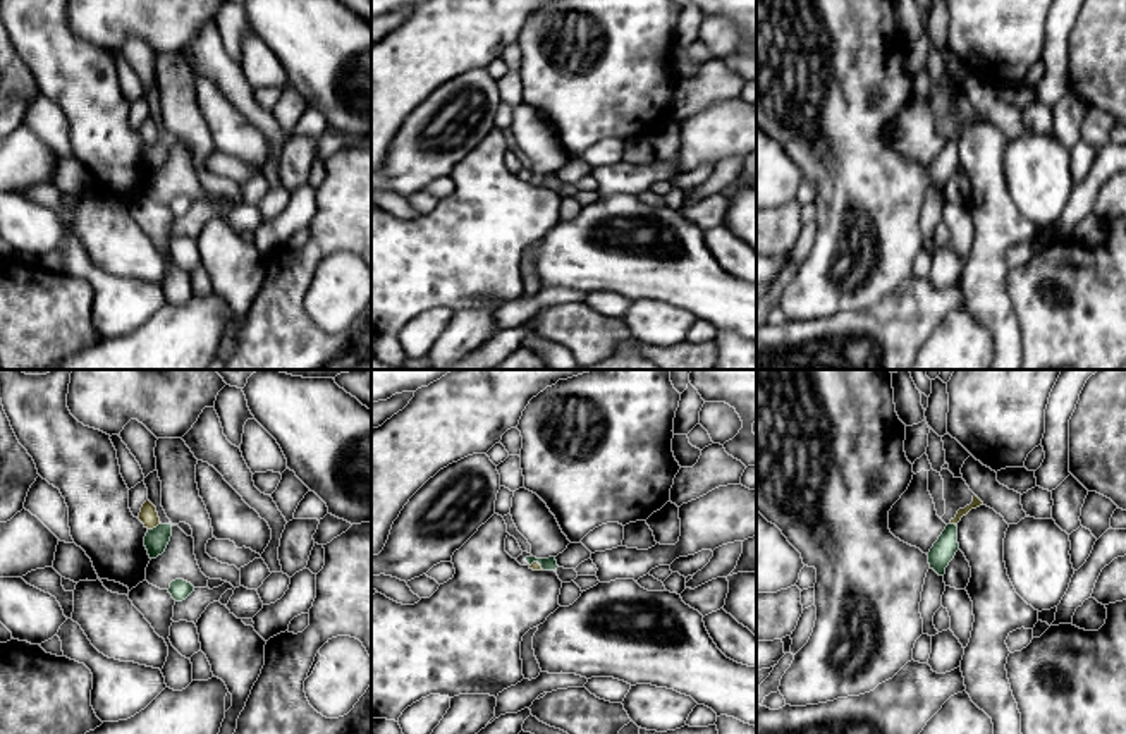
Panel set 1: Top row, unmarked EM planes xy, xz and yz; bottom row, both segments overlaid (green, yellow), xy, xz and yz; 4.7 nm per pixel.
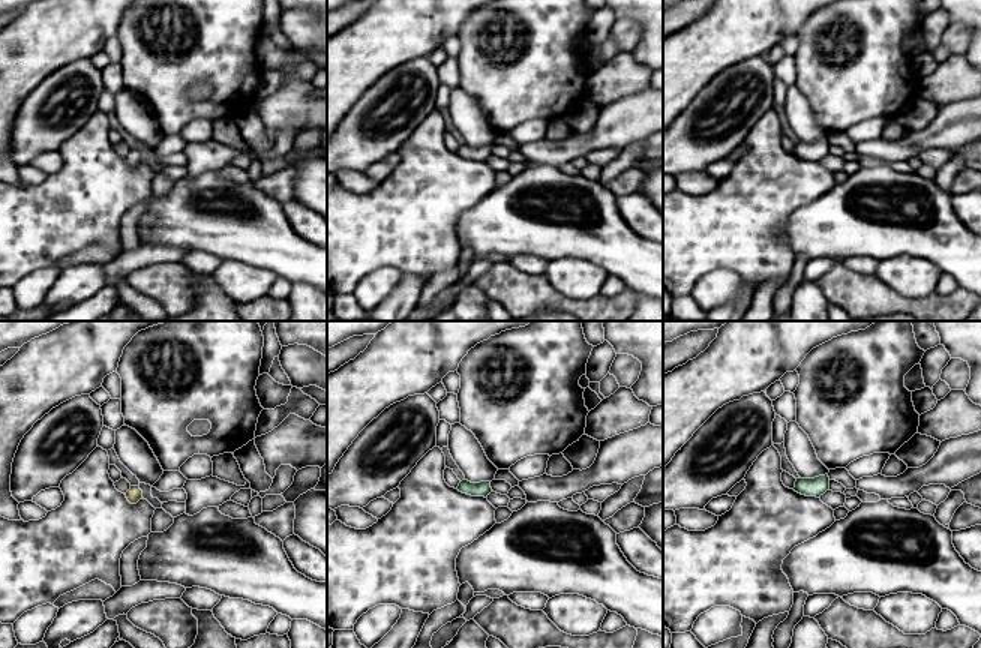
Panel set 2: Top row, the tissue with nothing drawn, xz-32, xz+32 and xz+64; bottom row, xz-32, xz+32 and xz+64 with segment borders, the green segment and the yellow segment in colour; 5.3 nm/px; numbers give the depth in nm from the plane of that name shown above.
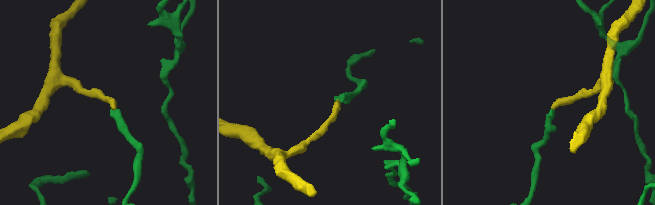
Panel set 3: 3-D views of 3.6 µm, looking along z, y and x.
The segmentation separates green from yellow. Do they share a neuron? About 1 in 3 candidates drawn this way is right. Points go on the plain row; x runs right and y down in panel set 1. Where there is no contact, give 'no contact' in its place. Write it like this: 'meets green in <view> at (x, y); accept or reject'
meets green in xy at (153, 143); reject

